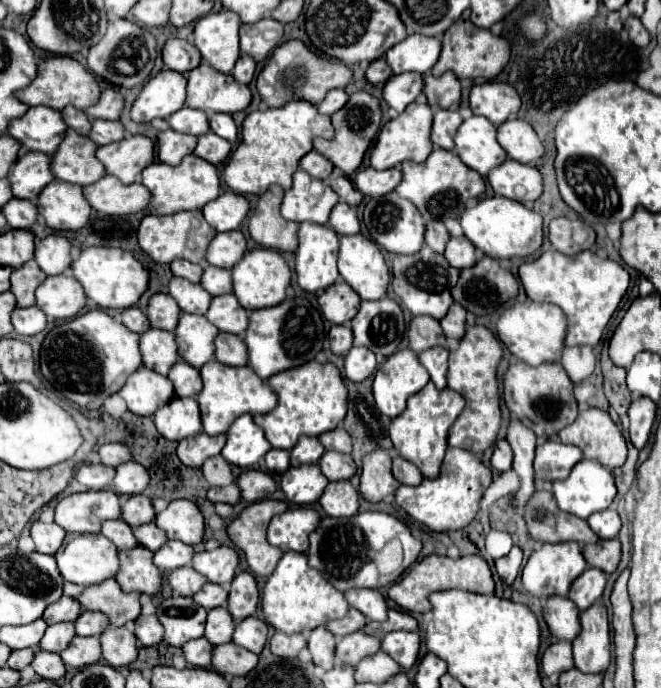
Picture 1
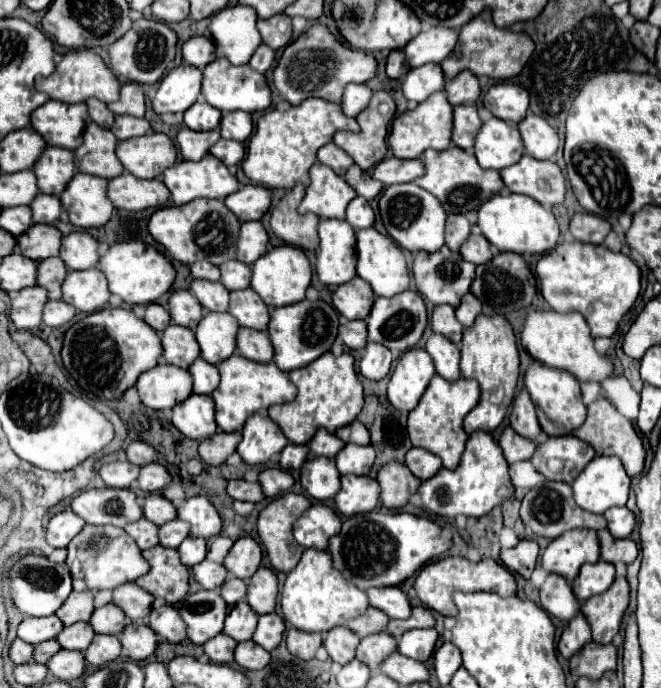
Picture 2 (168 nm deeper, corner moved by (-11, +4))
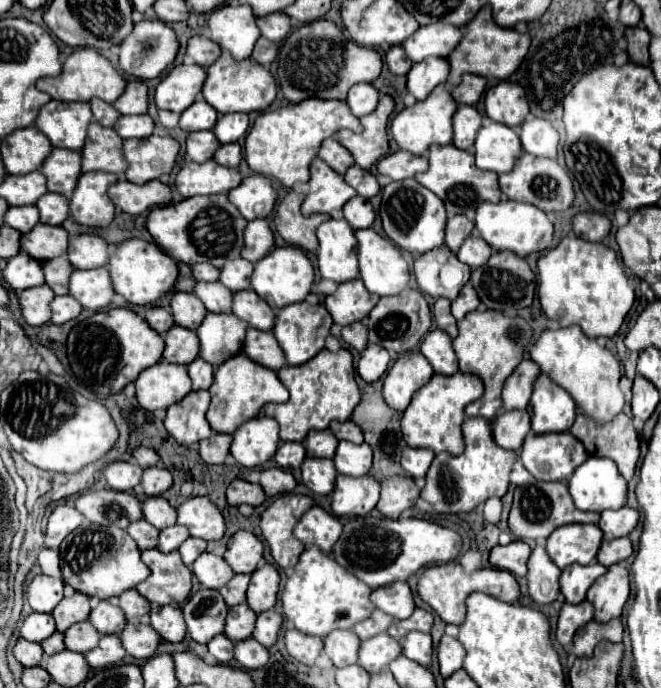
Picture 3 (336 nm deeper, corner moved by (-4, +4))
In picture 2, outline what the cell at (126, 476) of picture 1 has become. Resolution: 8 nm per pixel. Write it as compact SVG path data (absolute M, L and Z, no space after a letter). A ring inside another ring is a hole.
M146 464L140 468L140 476L138 476L138 486L144 492L158 492L162 488L166 488L170 484L170 476L166 472L166 468L162 464Z

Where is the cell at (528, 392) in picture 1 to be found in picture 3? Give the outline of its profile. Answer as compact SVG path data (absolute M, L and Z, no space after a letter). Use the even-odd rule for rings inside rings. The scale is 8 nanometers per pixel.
M541 374L535 382L535 390L529 402L531 430L535 434L569 430L575 422L575 402L559 384Z

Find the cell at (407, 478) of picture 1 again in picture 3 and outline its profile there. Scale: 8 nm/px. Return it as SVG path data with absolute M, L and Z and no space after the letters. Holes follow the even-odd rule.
M405 448L401 456L401 466L407 476L423 478L429 470L429 462L433 462L435 452L429 448Z

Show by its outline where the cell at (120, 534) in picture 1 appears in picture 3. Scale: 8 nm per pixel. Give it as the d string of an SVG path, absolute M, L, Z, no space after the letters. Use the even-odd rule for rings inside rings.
M139 520L129 524L127 534L137 542L139 550L147 550L147 548L157 548L157 538L159 538L159 530L155 526L151 526L147 520Z

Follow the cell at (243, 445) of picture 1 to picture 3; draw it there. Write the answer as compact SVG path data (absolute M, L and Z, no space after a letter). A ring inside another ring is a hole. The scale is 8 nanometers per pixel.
M255 416L241 424L233 434L231 454L245 468L257 468L271 460L279 446L277 420L269 416Z

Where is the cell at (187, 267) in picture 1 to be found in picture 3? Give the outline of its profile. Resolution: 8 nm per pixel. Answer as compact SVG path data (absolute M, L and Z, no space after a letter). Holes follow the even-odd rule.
M197 264L193 266L193 276L195 280L203 280L203 282L217 282L219 280L219 268L215 268L213 264Z

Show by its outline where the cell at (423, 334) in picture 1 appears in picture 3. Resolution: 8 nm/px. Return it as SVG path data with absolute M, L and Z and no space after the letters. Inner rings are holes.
M439 298L433 306L433 316L435 316L435 322L441 330L445 330L451 338L457 336L457 320L453 318L451 314L451 302L447 298Z

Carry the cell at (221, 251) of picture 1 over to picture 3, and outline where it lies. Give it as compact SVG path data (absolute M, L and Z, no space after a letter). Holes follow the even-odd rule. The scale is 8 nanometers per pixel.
M251 220L245 228L245 246L243 246L243 258L249 262L259 262L269 254L273 248L275 236L267 224L267 220Z

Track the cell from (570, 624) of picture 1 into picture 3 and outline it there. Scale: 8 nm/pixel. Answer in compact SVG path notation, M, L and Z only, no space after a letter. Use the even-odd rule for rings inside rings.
M537 544L527 560L527 584L529 584L529 594L535 600L535 604L545 606L555 602L559 594L559 574L561 570L551 562L547 550Z

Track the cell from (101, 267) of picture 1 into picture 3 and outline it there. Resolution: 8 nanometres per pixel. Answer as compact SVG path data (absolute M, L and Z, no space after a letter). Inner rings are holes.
M139 238L125 240L123 244L117 246L115 254L111 254L109 258L109 272L111 272L115 292L125 296L127 302L139 304L139 306L153 304L169 290L173 290L179 274L177 262L173 258L169 258L157 244L151 244Z

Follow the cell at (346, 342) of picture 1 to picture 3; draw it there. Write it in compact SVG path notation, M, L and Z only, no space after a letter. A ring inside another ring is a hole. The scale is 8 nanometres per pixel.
M353 322L349 326L343 326L341 338L345 344L349 344L357 352L361 352L367 346L367 326L363 322Z

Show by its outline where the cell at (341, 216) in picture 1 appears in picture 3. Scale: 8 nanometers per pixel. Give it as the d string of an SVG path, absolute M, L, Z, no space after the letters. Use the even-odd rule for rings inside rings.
M355 196L351 198L345 206L343 206L343 214L345 214L345 220L355 228L371 228L373 220L375 220L375 212L373 212L373 206L367 198L361 198L361 196Z

